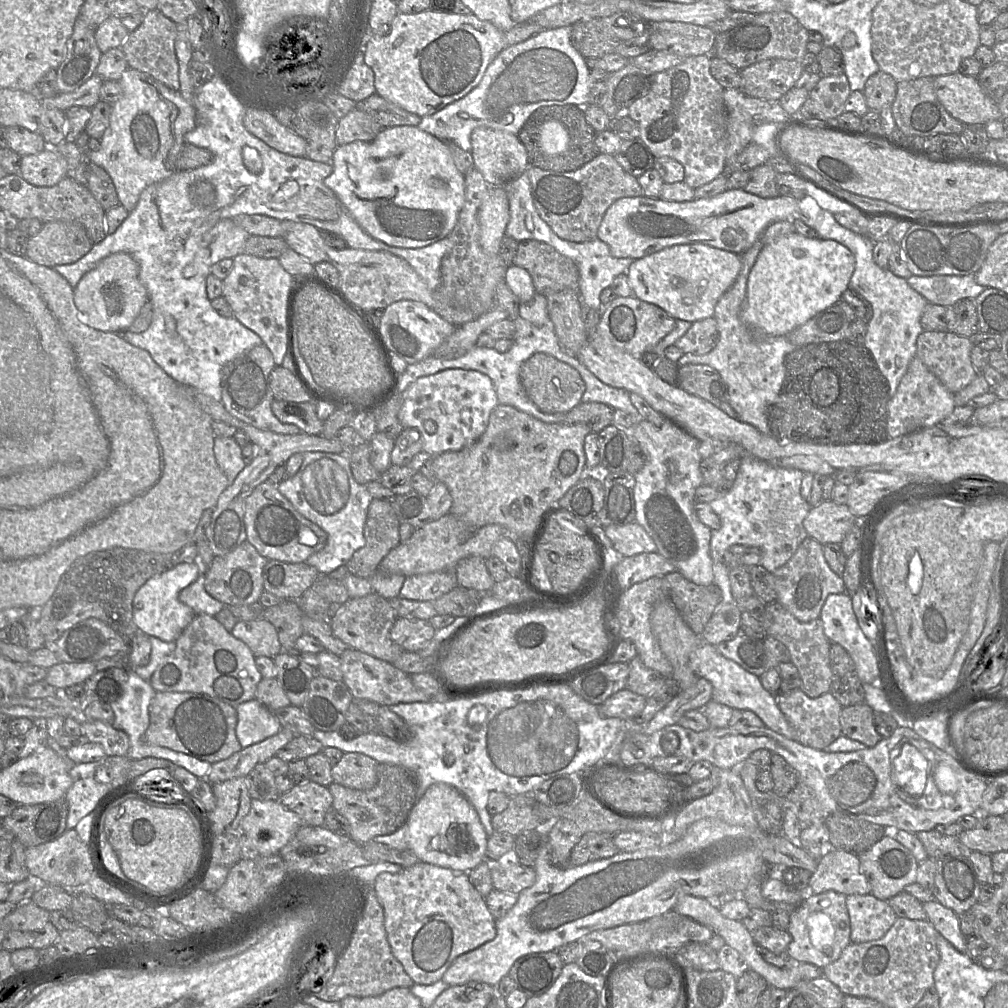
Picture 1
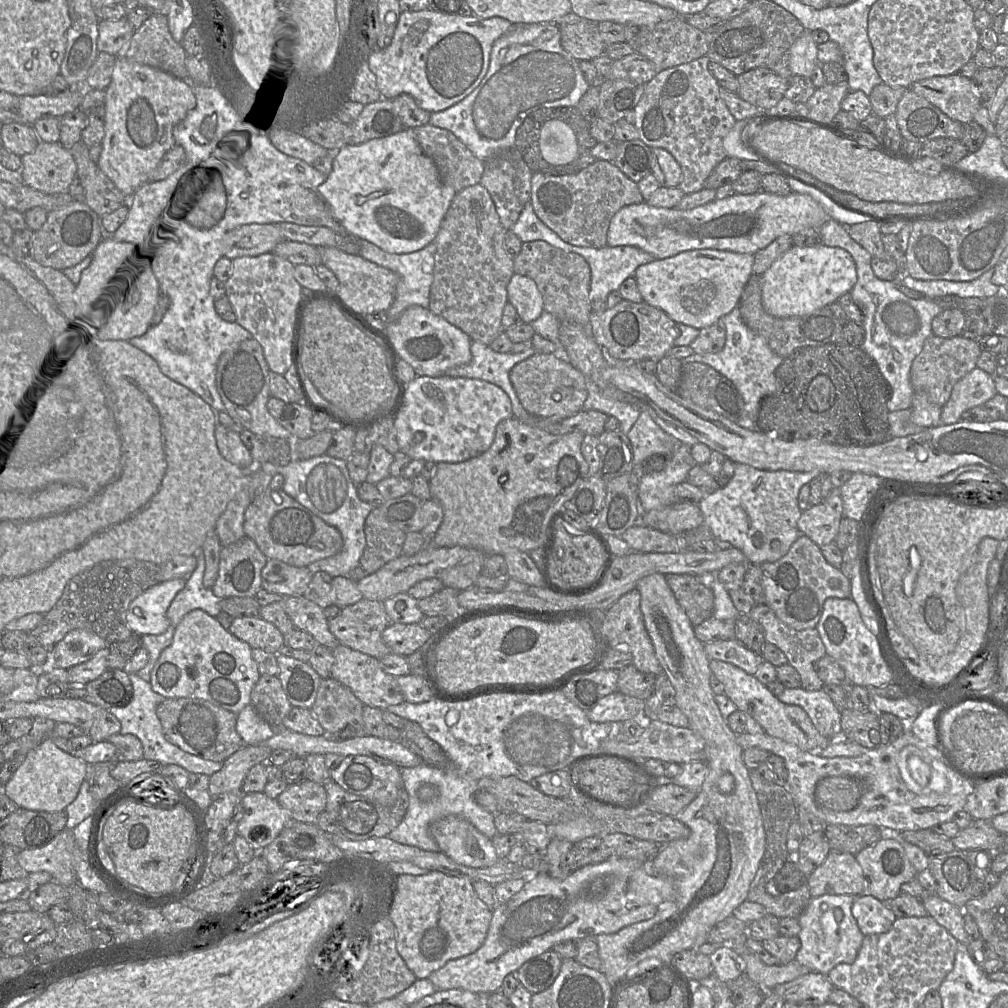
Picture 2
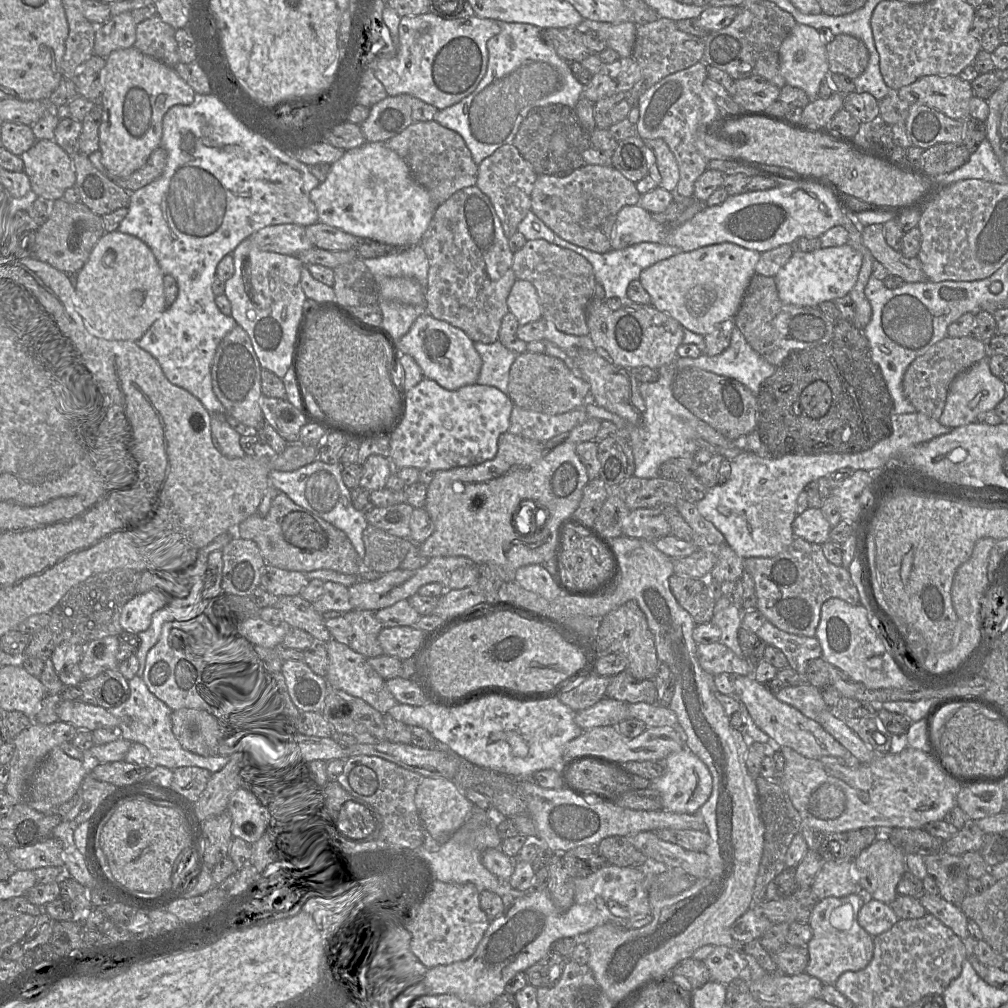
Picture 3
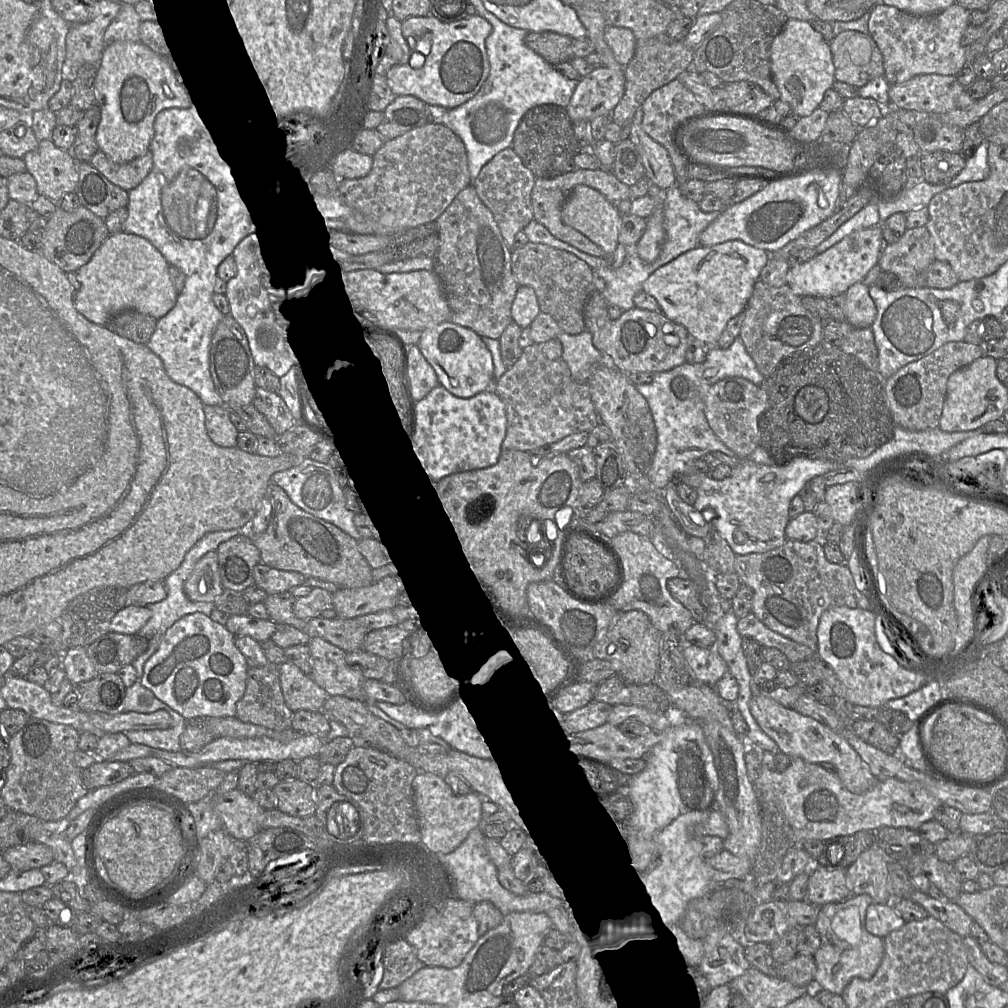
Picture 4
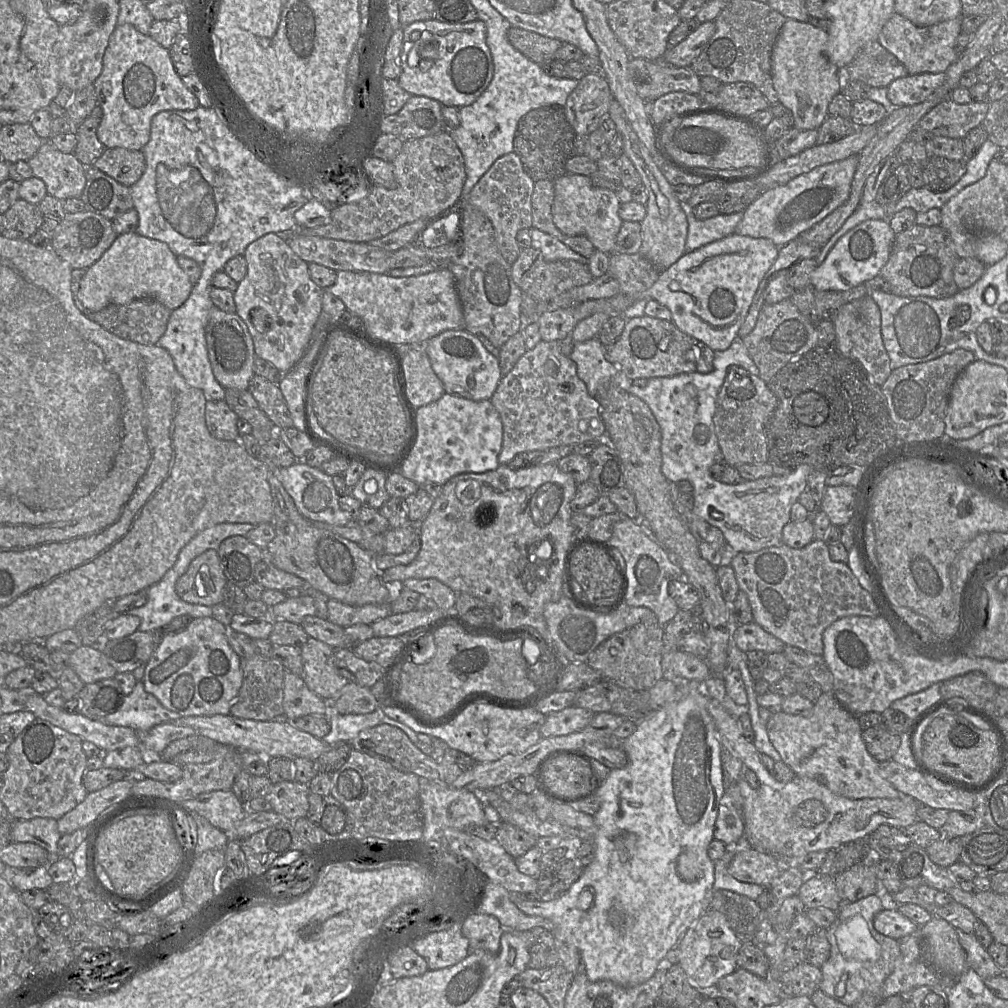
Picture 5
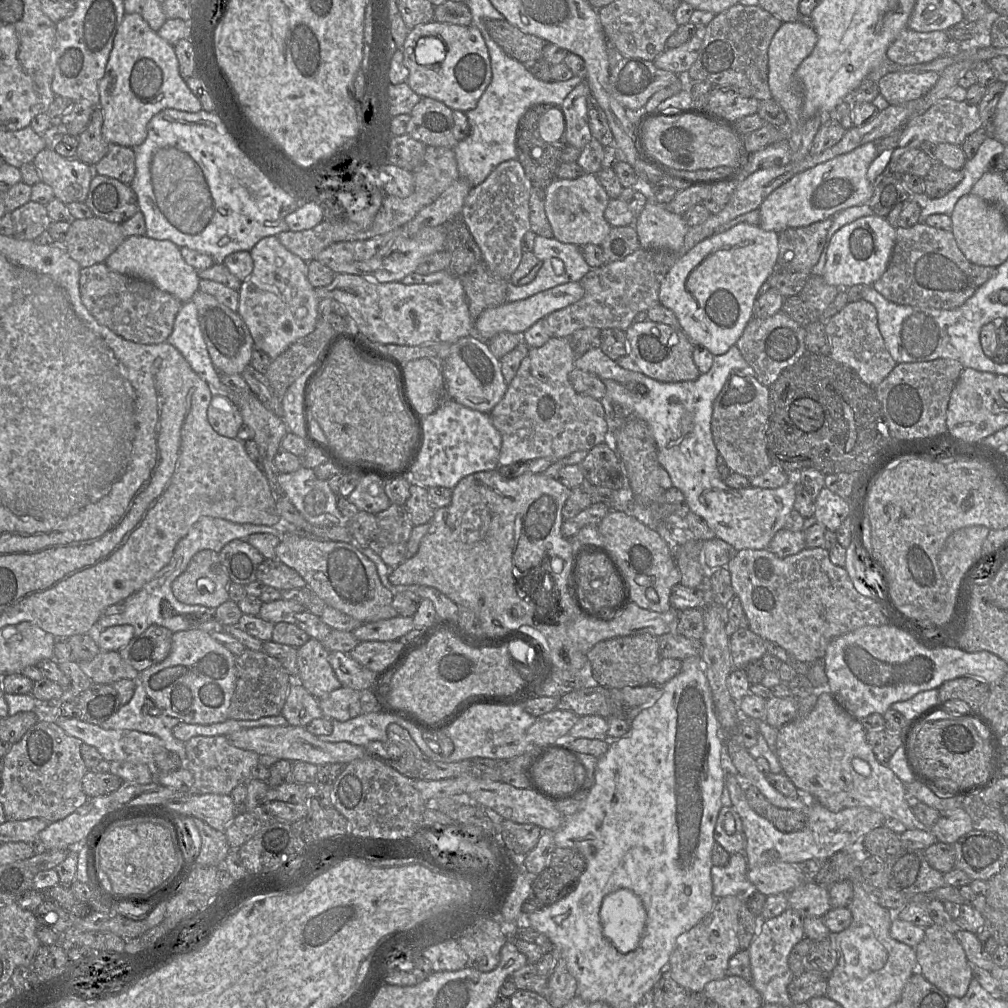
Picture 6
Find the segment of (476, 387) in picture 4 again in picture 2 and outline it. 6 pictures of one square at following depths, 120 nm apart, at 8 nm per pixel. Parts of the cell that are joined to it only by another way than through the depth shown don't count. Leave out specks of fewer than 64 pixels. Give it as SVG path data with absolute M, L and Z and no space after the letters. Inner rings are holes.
M411 306L397 320L390 321L384 329L400 358L412 366L416 376L439 377L446 375L454 367L469 364L472 360L470 347L473 340L460 328L428 308Z

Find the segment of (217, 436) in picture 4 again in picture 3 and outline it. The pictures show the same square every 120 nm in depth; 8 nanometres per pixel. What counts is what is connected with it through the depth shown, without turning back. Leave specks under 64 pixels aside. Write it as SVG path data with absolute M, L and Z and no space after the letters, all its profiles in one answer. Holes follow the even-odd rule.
M211 412L211 436L214 446L227 457L243 457L241 435L229 425L224 412Z

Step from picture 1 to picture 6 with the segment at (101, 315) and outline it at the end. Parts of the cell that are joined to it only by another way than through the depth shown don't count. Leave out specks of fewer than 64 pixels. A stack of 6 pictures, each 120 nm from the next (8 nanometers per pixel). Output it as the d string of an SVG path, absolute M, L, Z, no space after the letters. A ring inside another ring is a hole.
M146 235L127 237L106 259L105 264L118 273L149 281L183 303L190 301L199 290L198 271L186 263L180 248L170 240L157 240Z

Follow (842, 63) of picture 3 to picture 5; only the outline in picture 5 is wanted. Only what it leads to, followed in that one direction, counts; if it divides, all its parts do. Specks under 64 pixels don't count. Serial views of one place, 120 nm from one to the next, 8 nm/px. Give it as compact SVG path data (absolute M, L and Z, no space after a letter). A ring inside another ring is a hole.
M878 41L867 43L843 70L845 80L861 81L870 87L887 88L894 80L907 76L903 64Z

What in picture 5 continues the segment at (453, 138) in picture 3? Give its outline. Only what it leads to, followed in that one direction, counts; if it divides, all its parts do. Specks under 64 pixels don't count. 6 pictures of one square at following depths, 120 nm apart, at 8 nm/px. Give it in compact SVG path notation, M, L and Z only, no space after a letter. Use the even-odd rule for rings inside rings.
M448 132L411 139L404 142L401 152L392 161L394 176L398 183L395 189L373 185L368 195L352 203L344 203L332 210L331 221L323 226L300 229L303 234L348 242L370 242L381 238L401 226L419 219L434 219L461 201L466 180L464 157Z

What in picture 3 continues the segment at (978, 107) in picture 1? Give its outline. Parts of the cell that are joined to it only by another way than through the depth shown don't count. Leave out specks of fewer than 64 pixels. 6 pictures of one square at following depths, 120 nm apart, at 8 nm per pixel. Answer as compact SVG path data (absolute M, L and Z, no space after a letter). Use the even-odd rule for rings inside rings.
M923 76L896 93L909 104L926 105L954 120L969 118L973 90L971 82L959 76Z

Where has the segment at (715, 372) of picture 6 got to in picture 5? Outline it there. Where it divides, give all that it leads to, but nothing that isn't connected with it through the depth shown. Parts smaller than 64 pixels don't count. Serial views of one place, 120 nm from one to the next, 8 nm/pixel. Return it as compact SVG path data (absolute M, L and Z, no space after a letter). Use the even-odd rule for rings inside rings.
M598 337L585 342L574 343L570 359L576 363L577 375L585 383L589 394L597 398L600 403L600 392L619 378L619 367L606 359L605 347ZM738 337L728 349L714 351L713 370L710 373L695 371L671 377L655 377L649 379L645 387L624 381L621 387L642 399L651 409L662 433L662 473L671 483L688 480L693 485L692 513L719 528L731 552L751 553L783 544L782 530L791 521L791 507L807 486L813 469L801 464L785 476L773 475L739 484L726 484L713 478L711 467L721 458L713 417L719 391L731 366L739 366L752 375L759 375L758 367ZM713 509L721 512L723 518L713 518Z

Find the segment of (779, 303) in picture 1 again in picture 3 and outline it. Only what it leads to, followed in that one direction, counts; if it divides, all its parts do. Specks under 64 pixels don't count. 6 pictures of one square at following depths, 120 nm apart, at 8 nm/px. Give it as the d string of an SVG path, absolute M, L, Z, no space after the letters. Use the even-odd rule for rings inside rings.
M848 243L821 247L812 252L793 253L774 277L779 298L784 303L801 307L818 307L822 302L834 301L849 294L857 281L861 265L862 254Z

